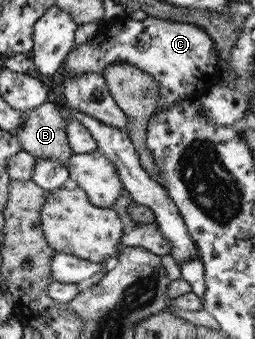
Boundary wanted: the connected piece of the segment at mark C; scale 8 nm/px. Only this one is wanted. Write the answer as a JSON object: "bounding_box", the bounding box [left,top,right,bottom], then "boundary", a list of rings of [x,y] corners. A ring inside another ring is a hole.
{"bounding_box":[66,16,219,110],"boundary":[[[149,16],[143,20],[126,20],[120,26],[120,40],[118,40],[118,20],[112,24],[108,34],[100,34],[98,38],[80,43],[73,47],[66,59],[66,74],[94,74],[102,72],[116,62],[128,62],[150,74],[158,88],[157,110],[172,108],[184,98],[201,96],[210,88],[215,88],[214,78],[218,72],[219,58],[212,37],[200,26],[192,23],[167,21]],[[96,50],[96,56],[94,52]],[[100,50],[100,60],[98,60]],[[104,52],[104,54],[102,54]]]}

